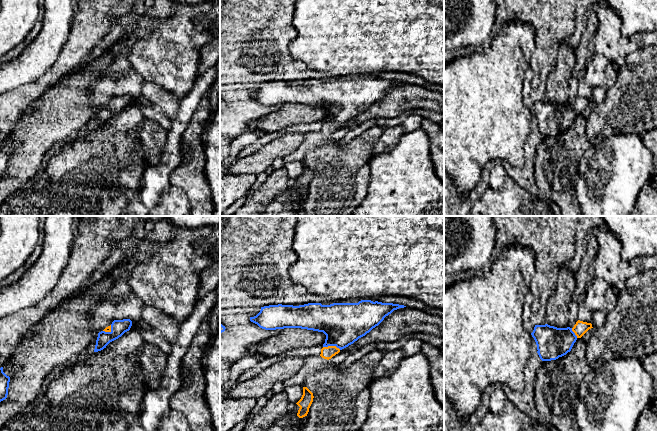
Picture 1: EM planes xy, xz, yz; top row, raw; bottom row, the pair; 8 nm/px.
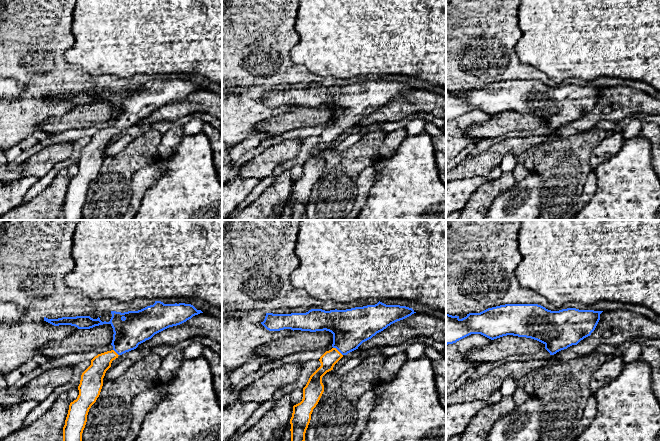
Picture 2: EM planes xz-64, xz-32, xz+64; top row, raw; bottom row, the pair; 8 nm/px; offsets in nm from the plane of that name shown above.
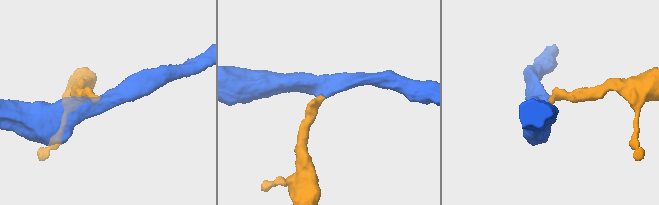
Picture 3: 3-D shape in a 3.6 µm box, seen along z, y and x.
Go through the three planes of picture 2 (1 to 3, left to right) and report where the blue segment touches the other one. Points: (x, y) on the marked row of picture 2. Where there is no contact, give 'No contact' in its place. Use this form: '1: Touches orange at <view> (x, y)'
1: Touches orange at xz-64 (115, 352)
2: Touches orange at xz-32 (338, 351)
3: No contact

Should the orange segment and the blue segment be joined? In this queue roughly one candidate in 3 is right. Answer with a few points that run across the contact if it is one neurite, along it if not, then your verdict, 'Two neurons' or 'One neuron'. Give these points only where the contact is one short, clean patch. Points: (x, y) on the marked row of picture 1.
Line: xz (328, 352), (332, 346), (342, 329), (343, 323). One neuron

